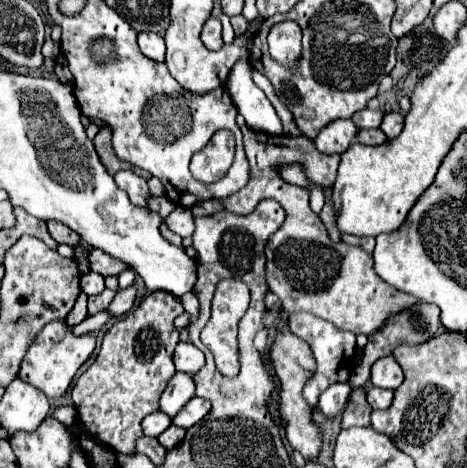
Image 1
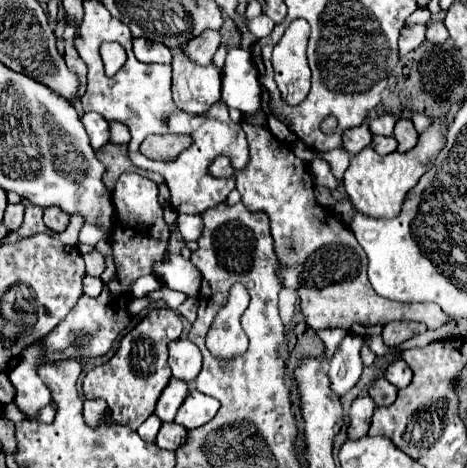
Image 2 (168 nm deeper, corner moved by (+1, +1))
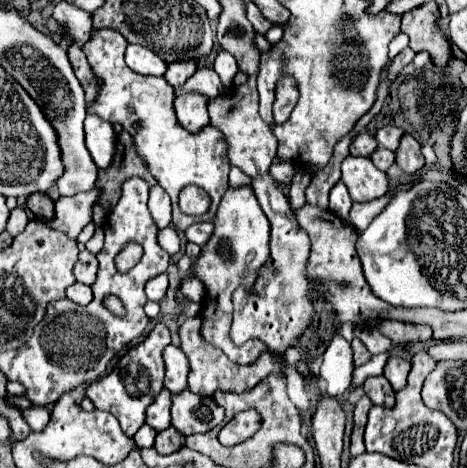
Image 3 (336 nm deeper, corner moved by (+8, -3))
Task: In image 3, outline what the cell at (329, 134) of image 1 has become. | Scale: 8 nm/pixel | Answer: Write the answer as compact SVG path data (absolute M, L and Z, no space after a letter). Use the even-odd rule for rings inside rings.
M362 132L354 138L354 142L350 146L350 154L352 156L370 156L376 148L378 148L378 140L372 134Z

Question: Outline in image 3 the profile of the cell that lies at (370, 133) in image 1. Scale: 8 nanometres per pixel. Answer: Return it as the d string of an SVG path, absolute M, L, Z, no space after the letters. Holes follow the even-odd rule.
M378 146L378 148L376 148L376 154L372 154L370 158L372 158L372 162L376 164L376 168L380 168L382 172L386 172L386 170L388 170L388 168L394 164L394 160L396 160L394 152L384 150L382 146Z

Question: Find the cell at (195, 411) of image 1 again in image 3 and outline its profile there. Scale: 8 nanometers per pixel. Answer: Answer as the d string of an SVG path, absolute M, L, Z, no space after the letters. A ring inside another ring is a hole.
M184 390L172 398L172 426L184 436L208 432L224 418L224 410L210 396Z

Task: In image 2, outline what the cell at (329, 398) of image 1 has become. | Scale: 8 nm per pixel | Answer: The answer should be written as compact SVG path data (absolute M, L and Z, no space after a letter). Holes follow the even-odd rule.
M347 336L343 340L343 346L339 346L339 350L335 352L335 358L329 364L329 380L331 380L331 390L337 396L343 396L345 392L349 392L361 372L363 372L363 362L359 356L359 350L363 346L363 338L361 336Z

